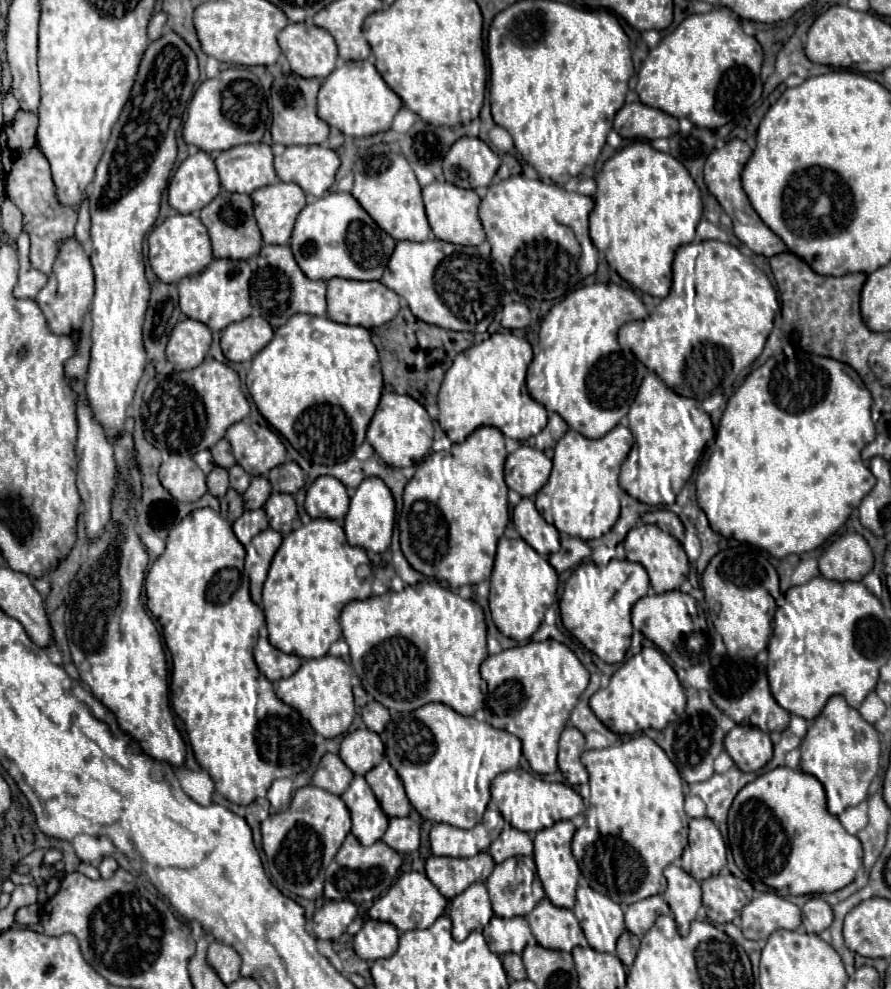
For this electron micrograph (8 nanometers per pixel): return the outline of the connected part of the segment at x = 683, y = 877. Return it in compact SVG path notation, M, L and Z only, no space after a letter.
M668 865L664 869L664 877L668 879L668 887L662 897L674 913L674 921L678 925L680 935L686 937L690 931L690 923L694 921L702 905L700 883L678 865Z

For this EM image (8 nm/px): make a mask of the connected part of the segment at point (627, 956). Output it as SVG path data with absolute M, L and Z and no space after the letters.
M624 931L618 939L618 945L616 945L616 955L618 959L622 959L622 963L626 967L632 967L634 963L634 957L638 953L638 947L640 947L640 939L636 935L632 935L630 931Z

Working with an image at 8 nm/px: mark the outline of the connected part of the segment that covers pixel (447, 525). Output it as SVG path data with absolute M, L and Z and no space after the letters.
M478 427L452 449L430 453L416 469L404 489L404 507L400 513L400 543L404 557L426 577L444 579L450 585L480 583L490 577L496 543L508 523L508 487L504 483L504 435L496 427Z

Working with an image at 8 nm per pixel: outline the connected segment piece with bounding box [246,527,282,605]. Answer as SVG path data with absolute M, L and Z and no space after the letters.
M274 529L262 531L262 535L256 535L250 545L246 547L246 573L250 577L250 595L260 605L262 603L262 585L270 567L270 561L276 553L276 549L282 543L282 535Z

